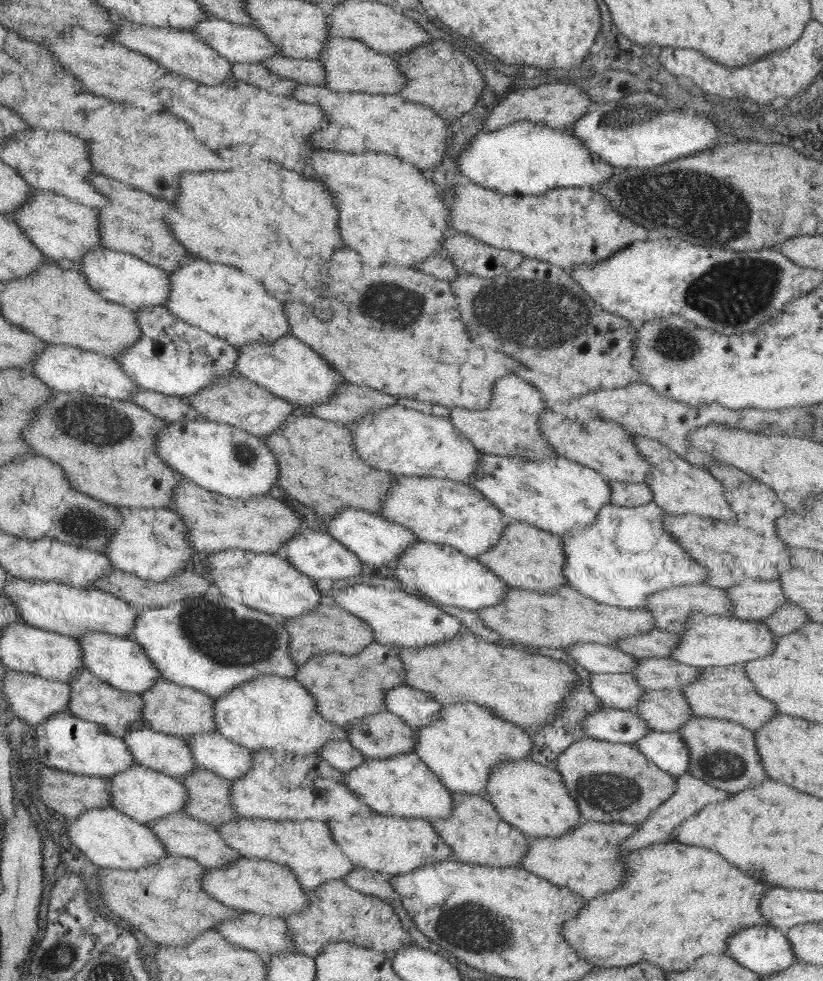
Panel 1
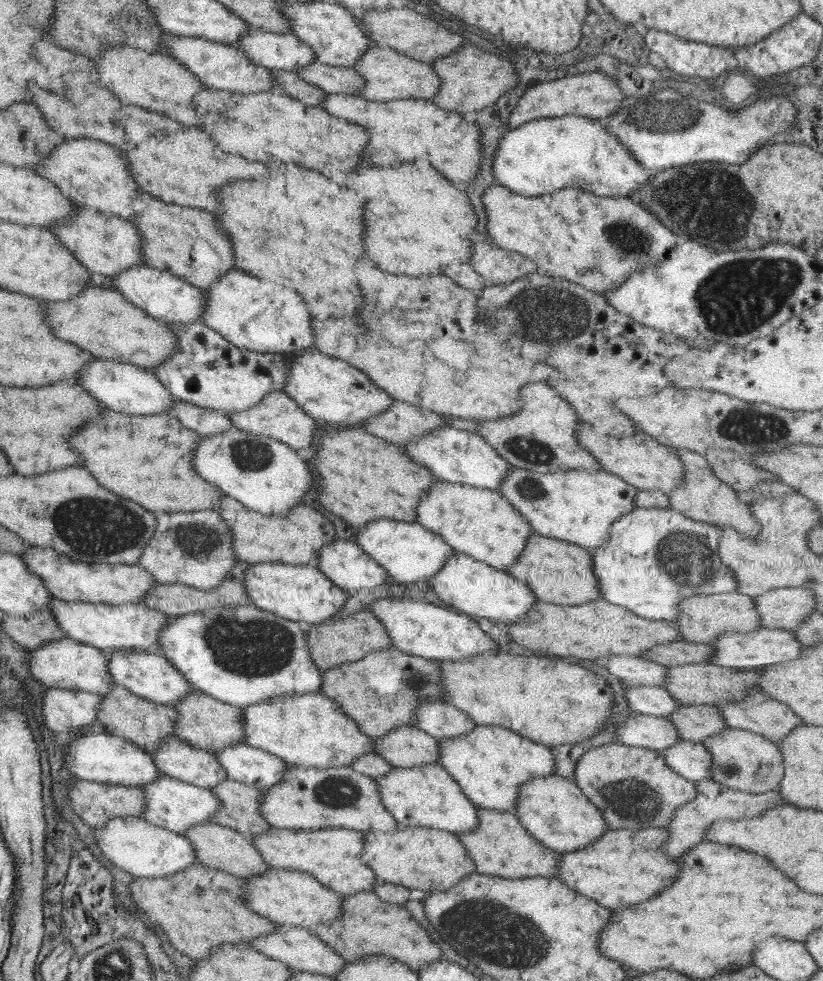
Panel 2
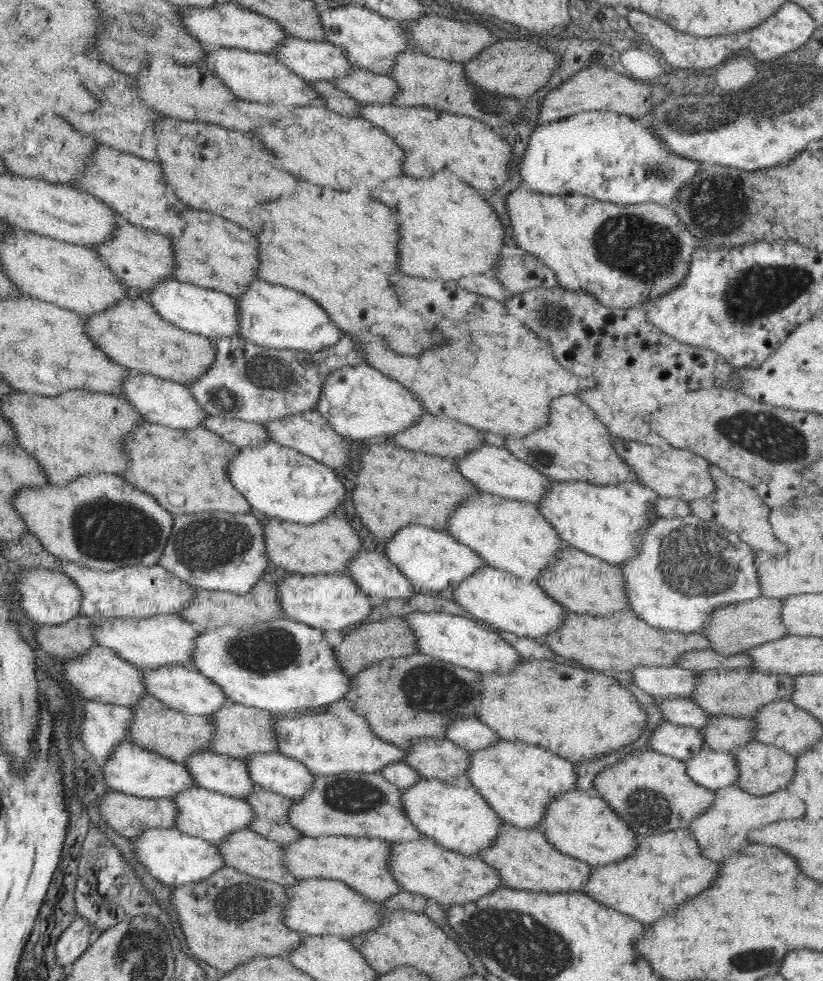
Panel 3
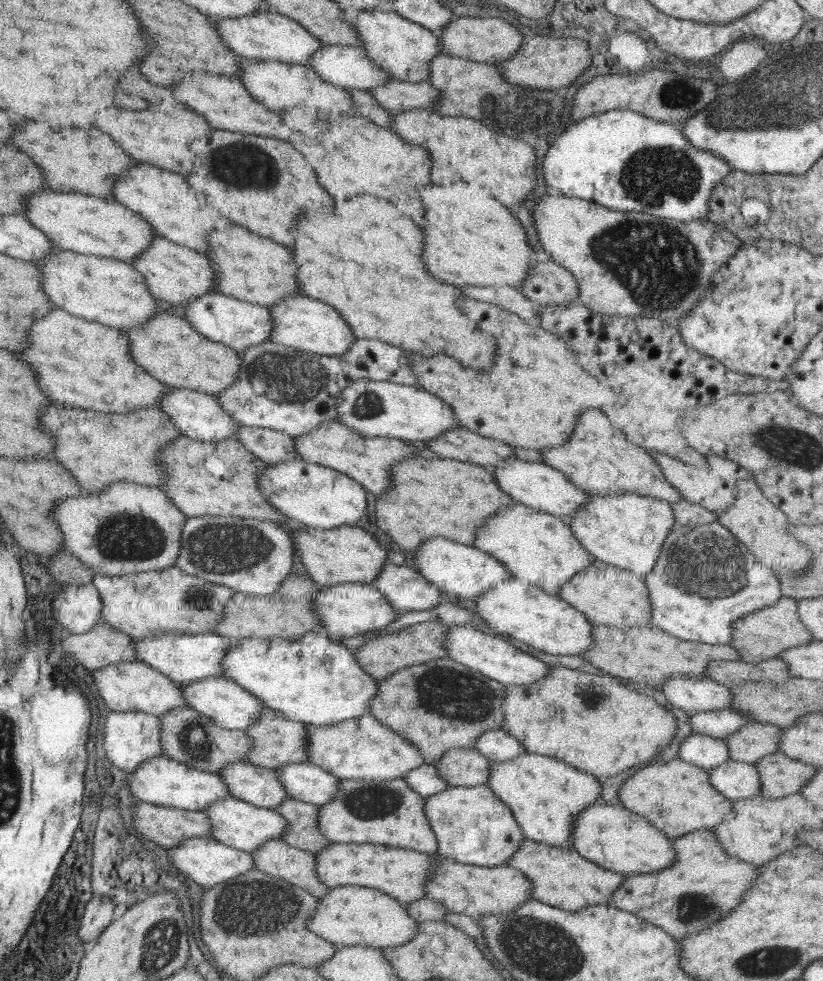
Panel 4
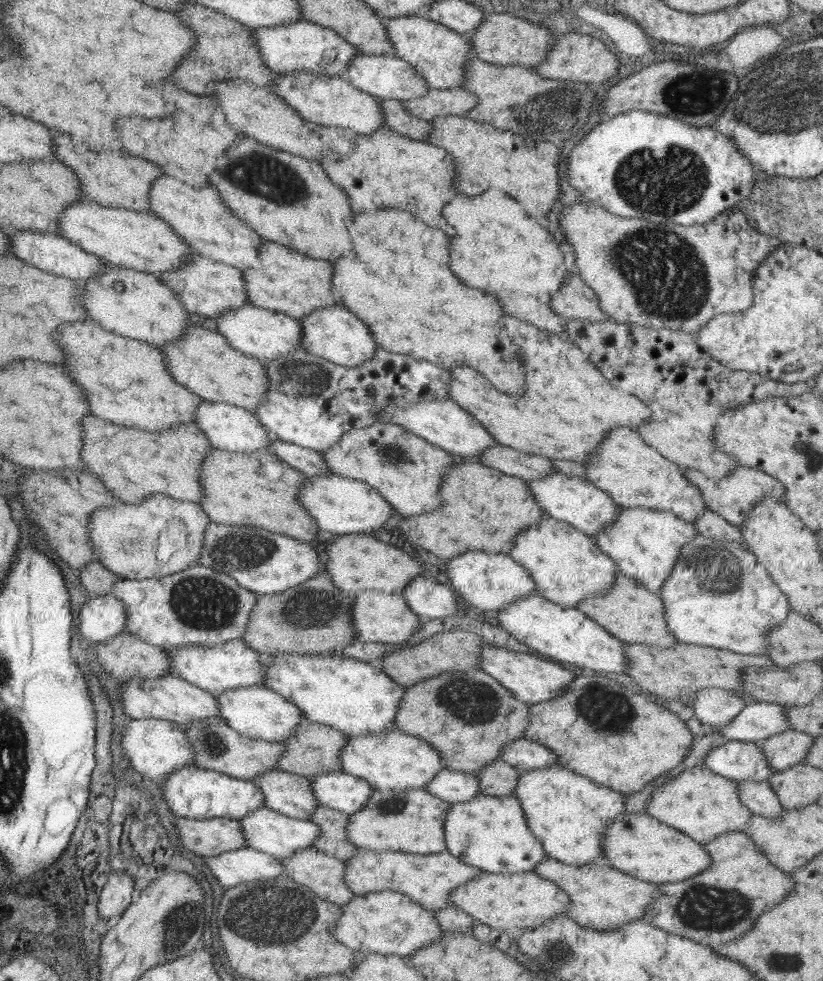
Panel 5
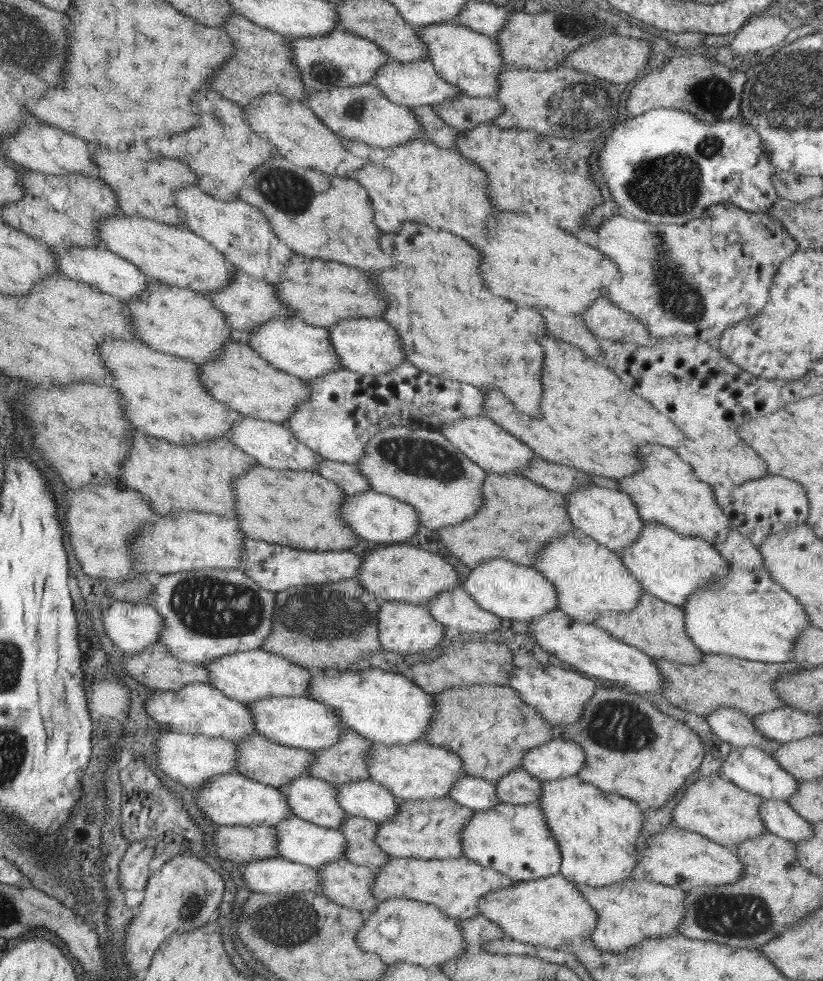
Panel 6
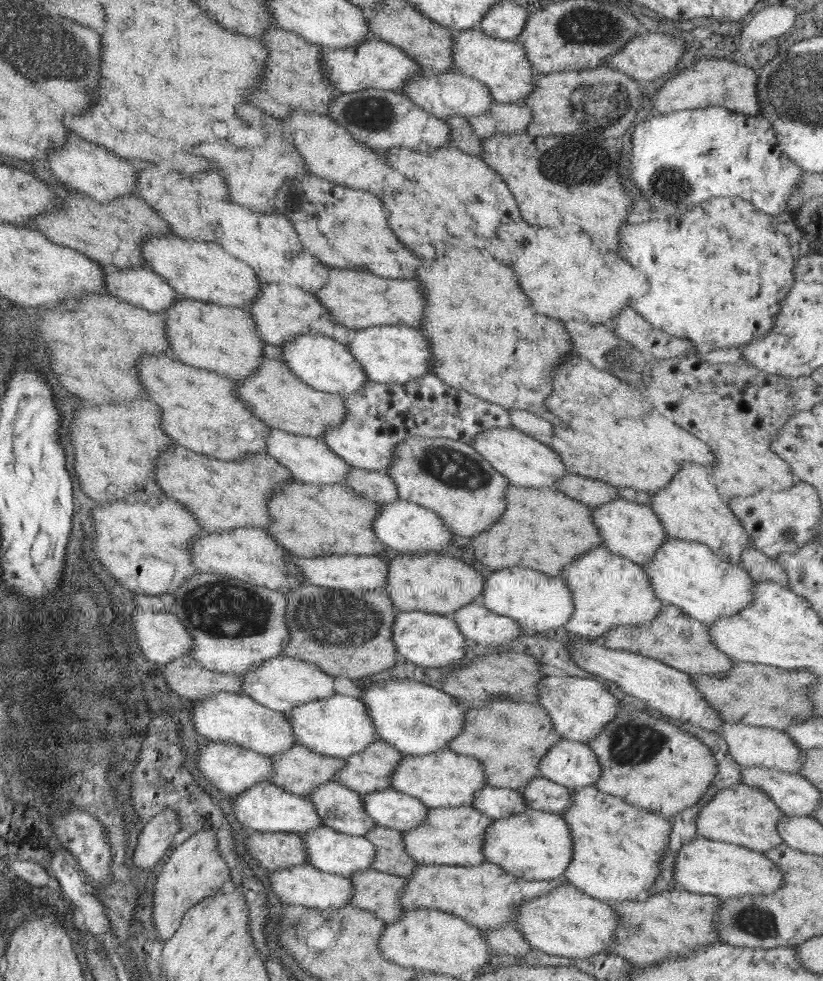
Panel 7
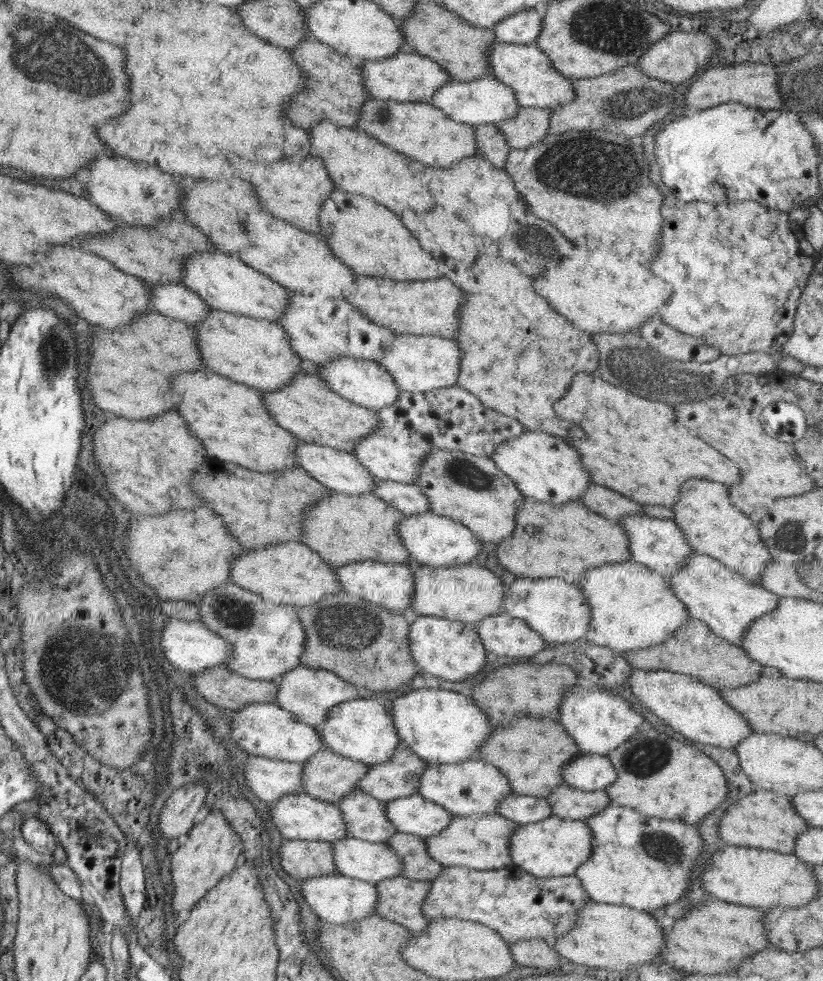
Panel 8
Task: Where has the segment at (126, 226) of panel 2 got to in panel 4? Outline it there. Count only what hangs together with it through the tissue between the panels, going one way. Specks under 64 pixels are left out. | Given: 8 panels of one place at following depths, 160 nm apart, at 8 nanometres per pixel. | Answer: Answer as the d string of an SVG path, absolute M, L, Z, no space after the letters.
M156 236L155 241L144 254L130 262L142 273L147 287L156 299L162 299L171 305L185 304L197 296L215 292L215 267L205 253L199 253L179 243Z

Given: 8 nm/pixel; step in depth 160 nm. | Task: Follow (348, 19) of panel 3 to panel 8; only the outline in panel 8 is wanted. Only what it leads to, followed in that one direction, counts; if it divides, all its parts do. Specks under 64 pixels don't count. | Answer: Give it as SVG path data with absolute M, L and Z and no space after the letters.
M495 41L489 48L489 63L501 83L514 90L519 107L554 108L564 107L574 101L573 82L558 72L549 56L536 44L506 44Z

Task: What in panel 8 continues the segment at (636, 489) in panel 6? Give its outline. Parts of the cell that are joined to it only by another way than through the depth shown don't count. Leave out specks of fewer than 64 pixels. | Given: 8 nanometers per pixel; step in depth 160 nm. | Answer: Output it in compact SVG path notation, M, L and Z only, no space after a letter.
M691 478L681 486L681 493L677 498L677 503L670 509L676 515L674 522L685 534L689 545L693 548L693 552L707 554L727 567L741 572L741 577L747 579L752 585L760 585L762 573L771 568L773 558L768 547L763 544L760 531L750 516L732 504L727 485L706 478Z

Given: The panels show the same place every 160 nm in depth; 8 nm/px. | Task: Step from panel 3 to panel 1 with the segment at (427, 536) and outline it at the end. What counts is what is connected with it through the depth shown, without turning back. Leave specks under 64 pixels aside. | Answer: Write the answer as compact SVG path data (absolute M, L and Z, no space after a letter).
M345 508L334 516L326 516L328 534L338 542L343 543L348 550L359 555L359 559L370 571L383 574L397 562L397 558L412 544L420 541L419 538L407 527L400 523L392 522L380 514L356 508Z

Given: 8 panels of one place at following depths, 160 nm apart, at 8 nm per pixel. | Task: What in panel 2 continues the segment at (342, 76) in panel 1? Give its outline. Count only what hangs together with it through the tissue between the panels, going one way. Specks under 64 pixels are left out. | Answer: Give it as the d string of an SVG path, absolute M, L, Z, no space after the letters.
M374 45L363 53L361 59L351 67L365 80L357 95L371 101L399 99L423 99L431 101L439 94L442 79L432 64L417 61L408 55L386 46Z

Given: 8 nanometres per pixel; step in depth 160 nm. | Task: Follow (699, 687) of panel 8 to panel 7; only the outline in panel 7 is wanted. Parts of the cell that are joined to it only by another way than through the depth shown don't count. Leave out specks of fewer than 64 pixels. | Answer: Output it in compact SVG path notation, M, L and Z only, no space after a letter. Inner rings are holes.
M572 635L569 638L568 650L571 651L571 657L578 666L597 674L606 684L608 682L618 684L622 694L628 694L636 702L642 702L644 706L648 706L646 709L651 713L676 721L689 722L692 726L700 726L702 730L708 732L720 732L719 728L724 720L716 710L708 706L708 702L704 702L705 698L695 687L688 673L636 652L610 649L604 646L601 640L587 639ZM585 640L588 644L583 644Z

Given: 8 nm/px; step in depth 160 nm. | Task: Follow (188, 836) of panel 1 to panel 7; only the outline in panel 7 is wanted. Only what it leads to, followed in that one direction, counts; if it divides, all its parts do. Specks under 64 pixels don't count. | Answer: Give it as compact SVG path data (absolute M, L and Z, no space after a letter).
M370 868L355 872L349 879L355 887L350 905L372 911L386 924L394 922L403 914L401 892L407 884L405 877Z

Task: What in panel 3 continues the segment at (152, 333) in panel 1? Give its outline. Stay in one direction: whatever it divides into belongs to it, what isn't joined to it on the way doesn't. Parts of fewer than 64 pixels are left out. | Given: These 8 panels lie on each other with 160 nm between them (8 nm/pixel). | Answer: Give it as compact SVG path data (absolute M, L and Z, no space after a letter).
M344 334L334 346L320 353L308 353L258 346L236 335L216 338L213 340L217 348L215 361L206 373L186 386L208 414L264 425L289 414L315 410L329 374L365 364L365 354L360 350L362 341L366 337L360 334Z

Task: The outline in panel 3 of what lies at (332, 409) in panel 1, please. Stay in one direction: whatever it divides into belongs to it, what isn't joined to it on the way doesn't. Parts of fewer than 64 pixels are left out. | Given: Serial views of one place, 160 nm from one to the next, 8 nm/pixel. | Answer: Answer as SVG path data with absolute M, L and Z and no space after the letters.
M428 412L410 428L395 433L388 440L408 450L420 451L440 457L446 456L452 459L461 458L469 450L476 450L486 443L483 431L479 431L476 427L470 426L467 423L458 422L454 418L444 415L433 415Z

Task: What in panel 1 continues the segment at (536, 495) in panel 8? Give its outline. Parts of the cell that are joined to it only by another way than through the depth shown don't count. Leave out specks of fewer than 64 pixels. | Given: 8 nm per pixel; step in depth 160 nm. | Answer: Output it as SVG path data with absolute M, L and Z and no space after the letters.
M294 335L284 336L274 342L249 342L237 349L240 350L236 362L237 374L263 386L285 401L300 404L306 409L314 402L327 402L335 396L343 382L348 383L323 355Z

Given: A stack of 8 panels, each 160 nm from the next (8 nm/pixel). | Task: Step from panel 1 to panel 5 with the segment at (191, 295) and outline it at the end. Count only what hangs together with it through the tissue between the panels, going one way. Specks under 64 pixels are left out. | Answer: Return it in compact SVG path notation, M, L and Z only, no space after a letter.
M342 304L325 306L300 318L303 326L302 348L318 358L328 359L339 366L358 367L372 360L379 344L375 341L371 327L359 319Z

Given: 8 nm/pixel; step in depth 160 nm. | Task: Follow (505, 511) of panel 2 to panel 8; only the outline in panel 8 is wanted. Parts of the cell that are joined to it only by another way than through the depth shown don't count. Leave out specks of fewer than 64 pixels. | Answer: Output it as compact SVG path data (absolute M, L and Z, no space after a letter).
M634 560L588 569L579 587L590 606L591 621L585 640L619 654L635 654L646 647L666 643L666 638L674 637L690 617L684 604L674 596L667 577Z

